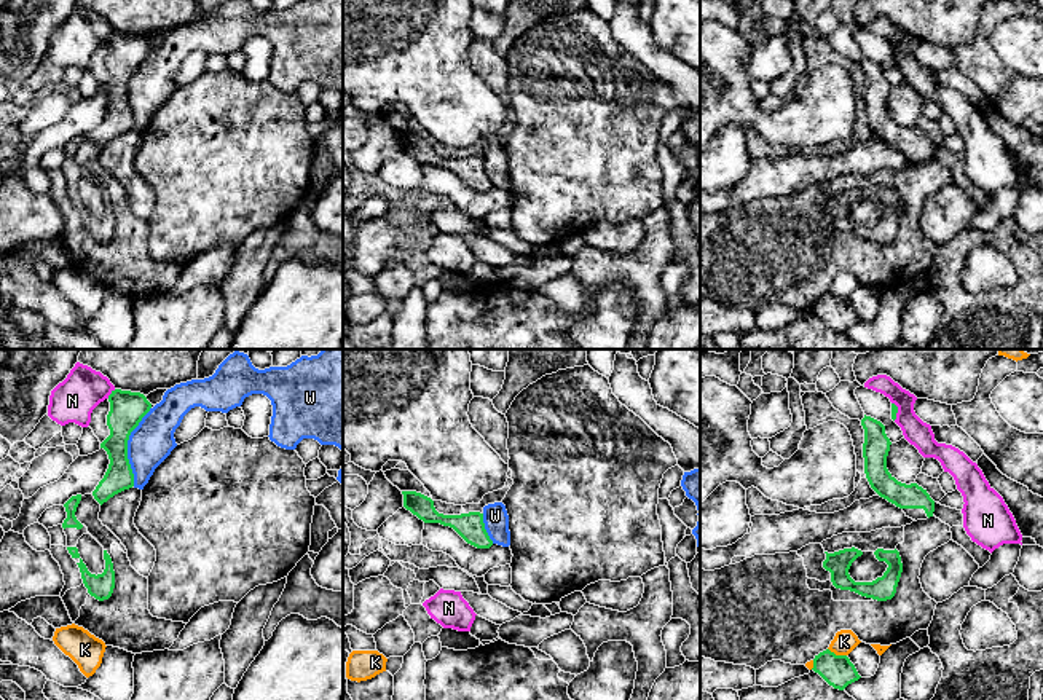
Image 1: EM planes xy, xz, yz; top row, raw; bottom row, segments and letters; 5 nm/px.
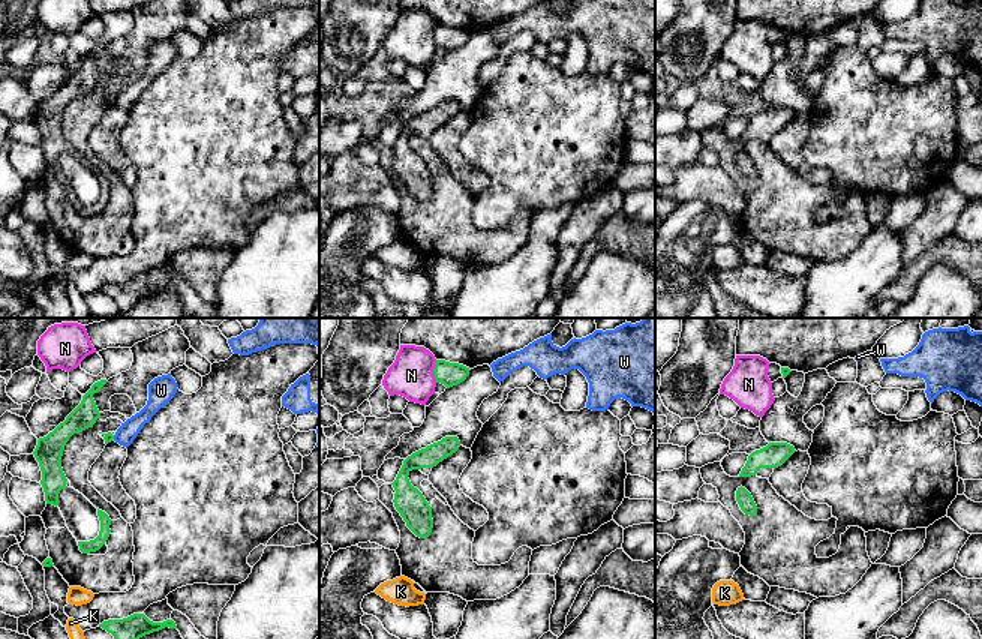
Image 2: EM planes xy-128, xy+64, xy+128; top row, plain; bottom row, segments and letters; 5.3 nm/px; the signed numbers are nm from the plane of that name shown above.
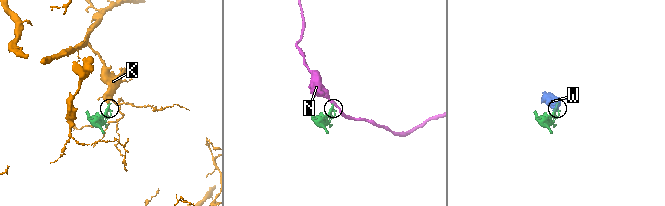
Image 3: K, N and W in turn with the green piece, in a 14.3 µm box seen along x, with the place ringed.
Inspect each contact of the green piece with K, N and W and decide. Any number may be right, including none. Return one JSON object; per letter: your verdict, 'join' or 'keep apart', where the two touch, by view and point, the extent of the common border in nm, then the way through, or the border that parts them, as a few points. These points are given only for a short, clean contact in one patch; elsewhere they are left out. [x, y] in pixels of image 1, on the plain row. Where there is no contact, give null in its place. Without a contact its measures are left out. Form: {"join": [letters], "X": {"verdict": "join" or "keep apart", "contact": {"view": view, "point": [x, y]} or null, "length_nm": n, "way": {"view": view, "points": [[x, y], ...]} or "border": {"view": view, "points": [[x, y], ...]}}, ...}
{"join": [], "K": {"verdict": "keep apart", "contact": {"view": "yz", "point": [838, 298]}, "length_nm": 100, "border": {"view": "yz", "points": [[828, 291], [836, 297], [846, 298]]}}, "N": {"verdict": "keep apart", "contact": {"view": "xy", "point": [110, 37]}, "length_nm": 60, "border": {"view": "xy", "points": [[115, 32], [107, 40]]}}, "W": {"verdict": "keep apart", "contact": {"view": "xy", "point": [126, 90]}, "length_nm": 400, "border": {"view": "xy", "points": [[150, 50], [128, 83], [133, 128]]}}}

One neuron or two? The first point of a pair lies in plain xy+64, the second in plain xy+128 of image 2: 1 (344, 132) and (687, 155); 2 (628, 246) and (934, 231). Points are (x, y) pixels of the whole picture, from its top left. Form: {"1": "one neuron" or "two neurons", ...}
{"1": "one neuron", "2": "two neurons"}

